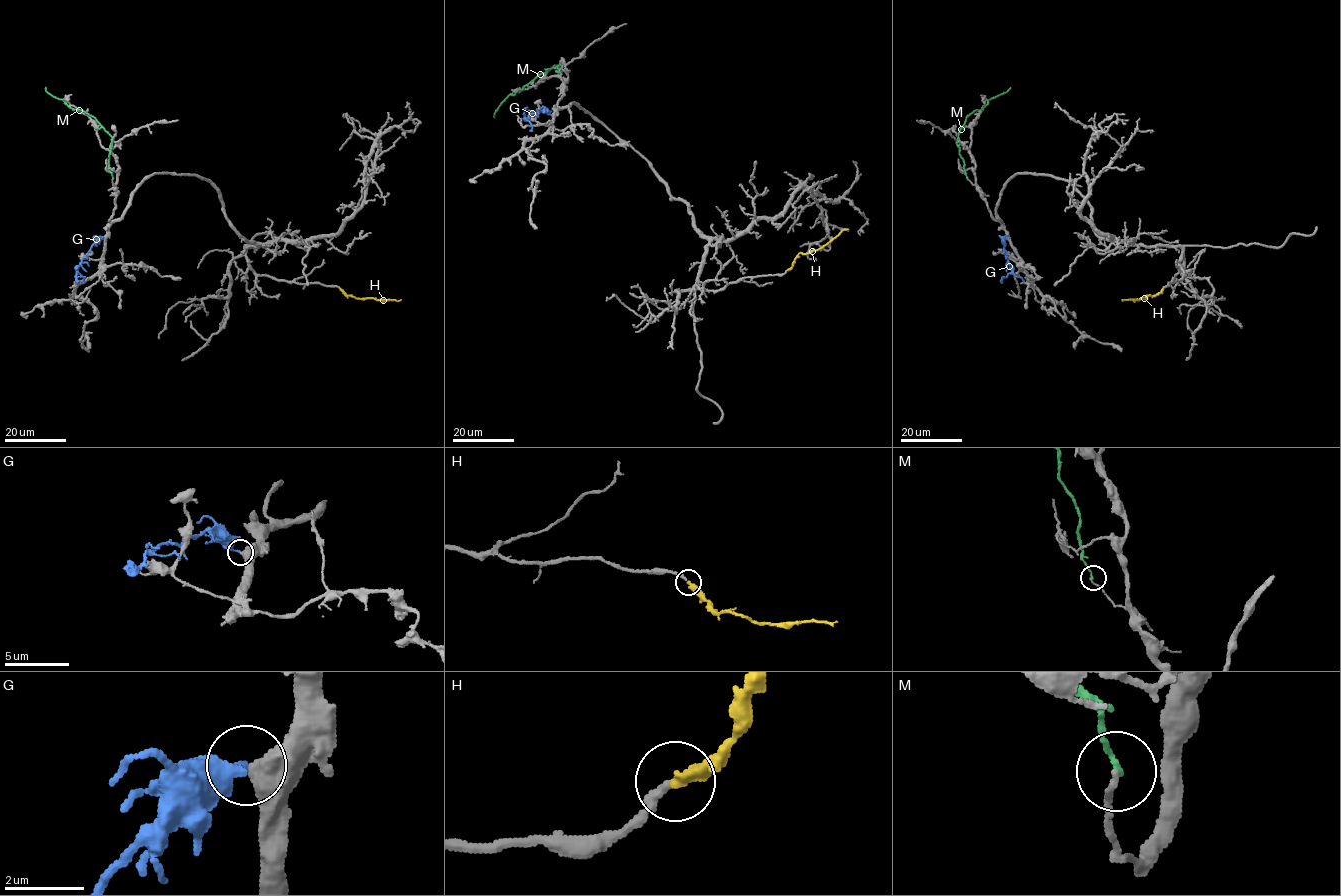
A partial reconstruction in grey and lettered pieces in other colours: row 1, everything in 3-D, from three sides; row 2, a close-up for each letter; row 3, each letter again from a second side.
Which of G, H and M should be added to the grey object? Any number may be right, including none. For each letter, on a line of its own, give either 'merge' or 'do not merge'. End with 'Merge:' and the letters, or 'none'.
G: do not merge
H: merge
M: do not merge
Merge: H

